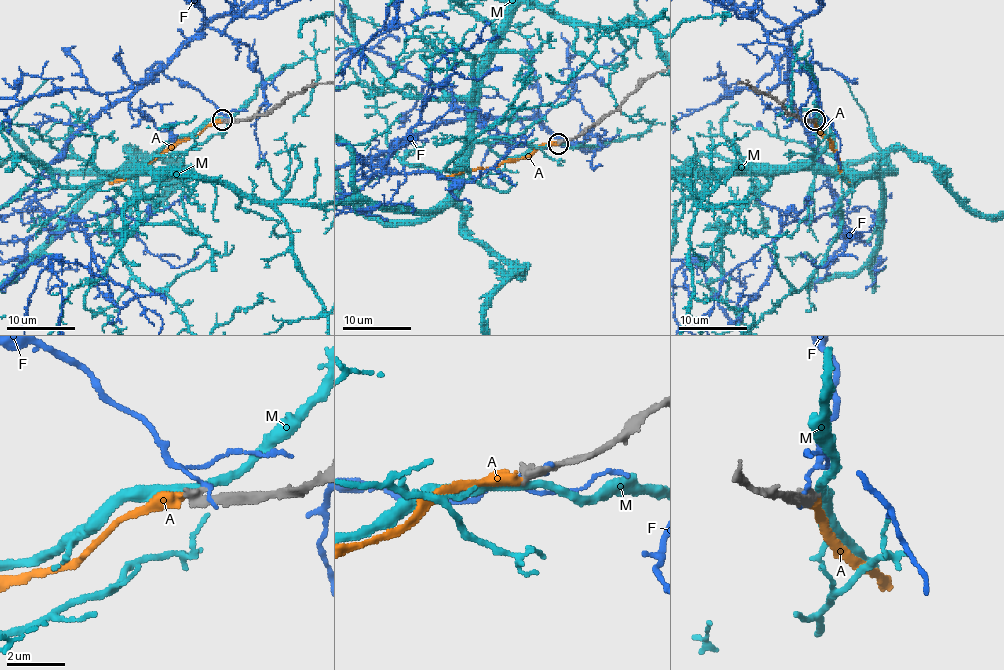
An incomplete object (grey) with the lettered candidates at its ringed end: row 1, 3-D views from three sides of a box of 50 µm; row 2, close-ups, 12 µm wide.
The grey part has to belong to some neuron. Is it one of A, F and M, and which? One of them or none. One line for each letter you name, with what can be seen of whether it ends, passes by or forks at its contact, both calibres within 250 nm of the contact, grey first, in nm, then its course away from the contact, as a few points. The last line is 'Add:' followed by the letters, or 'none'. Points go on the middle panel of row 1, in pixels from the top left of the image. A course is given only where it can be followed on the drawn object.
A: It ends there. Thickness 360 nm (grey) against 420 nm. Its course: (559, 143), (544, 143), (534, 153), (493, 167), (445, 177)
Add: A

